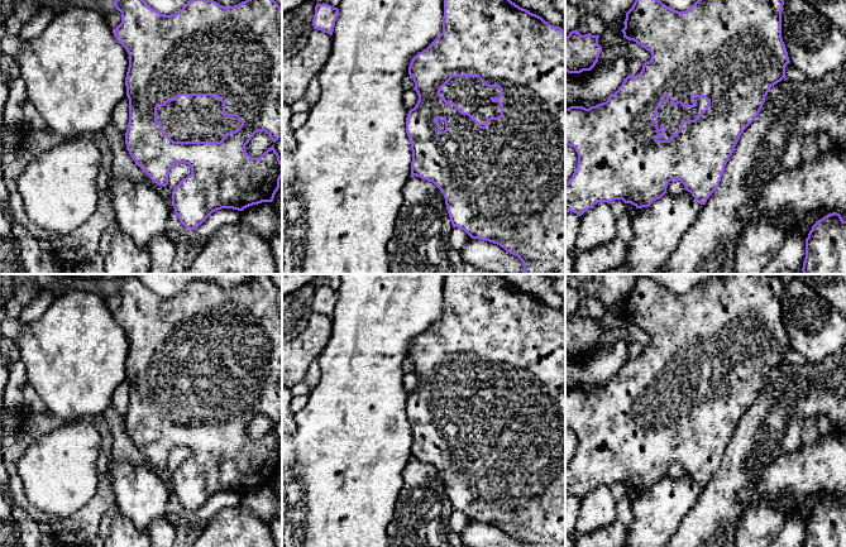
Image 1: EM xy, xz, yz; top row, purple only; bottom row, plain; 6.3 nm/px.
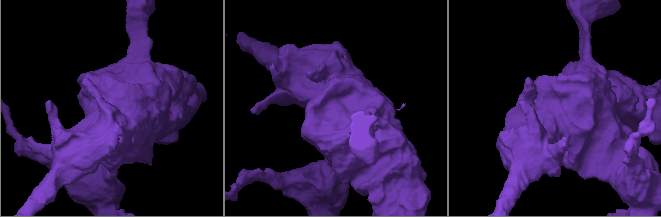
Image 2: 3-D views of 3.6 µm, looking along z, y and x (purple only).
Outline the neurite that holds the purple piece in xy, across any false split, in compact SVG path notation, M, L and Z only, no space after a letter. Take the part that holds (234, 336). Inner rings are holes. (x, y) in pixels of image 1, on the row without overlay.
M121 274L114 289L121 296L121 306L113 312L116 323L129 337L129 350L125 360L129 382L129 406L125 427L135 447L140 450L158 469L168 467L169 452L175 447L188 447L191 457L183 461L172 474L172 489L181 507L190 513L197 512L212 495L221 491L243 494L262 485L272 485L282 461L282 445L272 428L259 441L252 441L245 428L258 414L266 414L276 426L282 419L282 291L272 282L269 274L254 274L253 278L234 289L223 289L214 283L201 280L190 283L180 294L164 298L150 291L133 274Z

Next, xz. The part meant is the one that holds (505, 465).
M445 274L443 316L412 341L408 358L414 361L414 373L419 378L416 389L408 394L406 400L406 416L412 433L411 457L432 465L443 475L453 510L464 513L472 522L500 528L507 536L516 538L522 547L565 547L565 315L560 310L549 307L541 299L520 291L501 274Z

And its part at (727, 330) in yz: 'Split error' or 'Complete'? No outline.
Split error

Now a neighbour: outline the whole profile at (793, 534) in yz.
M802 513L787 518L779 537L769 547L803 547L806 520Z

